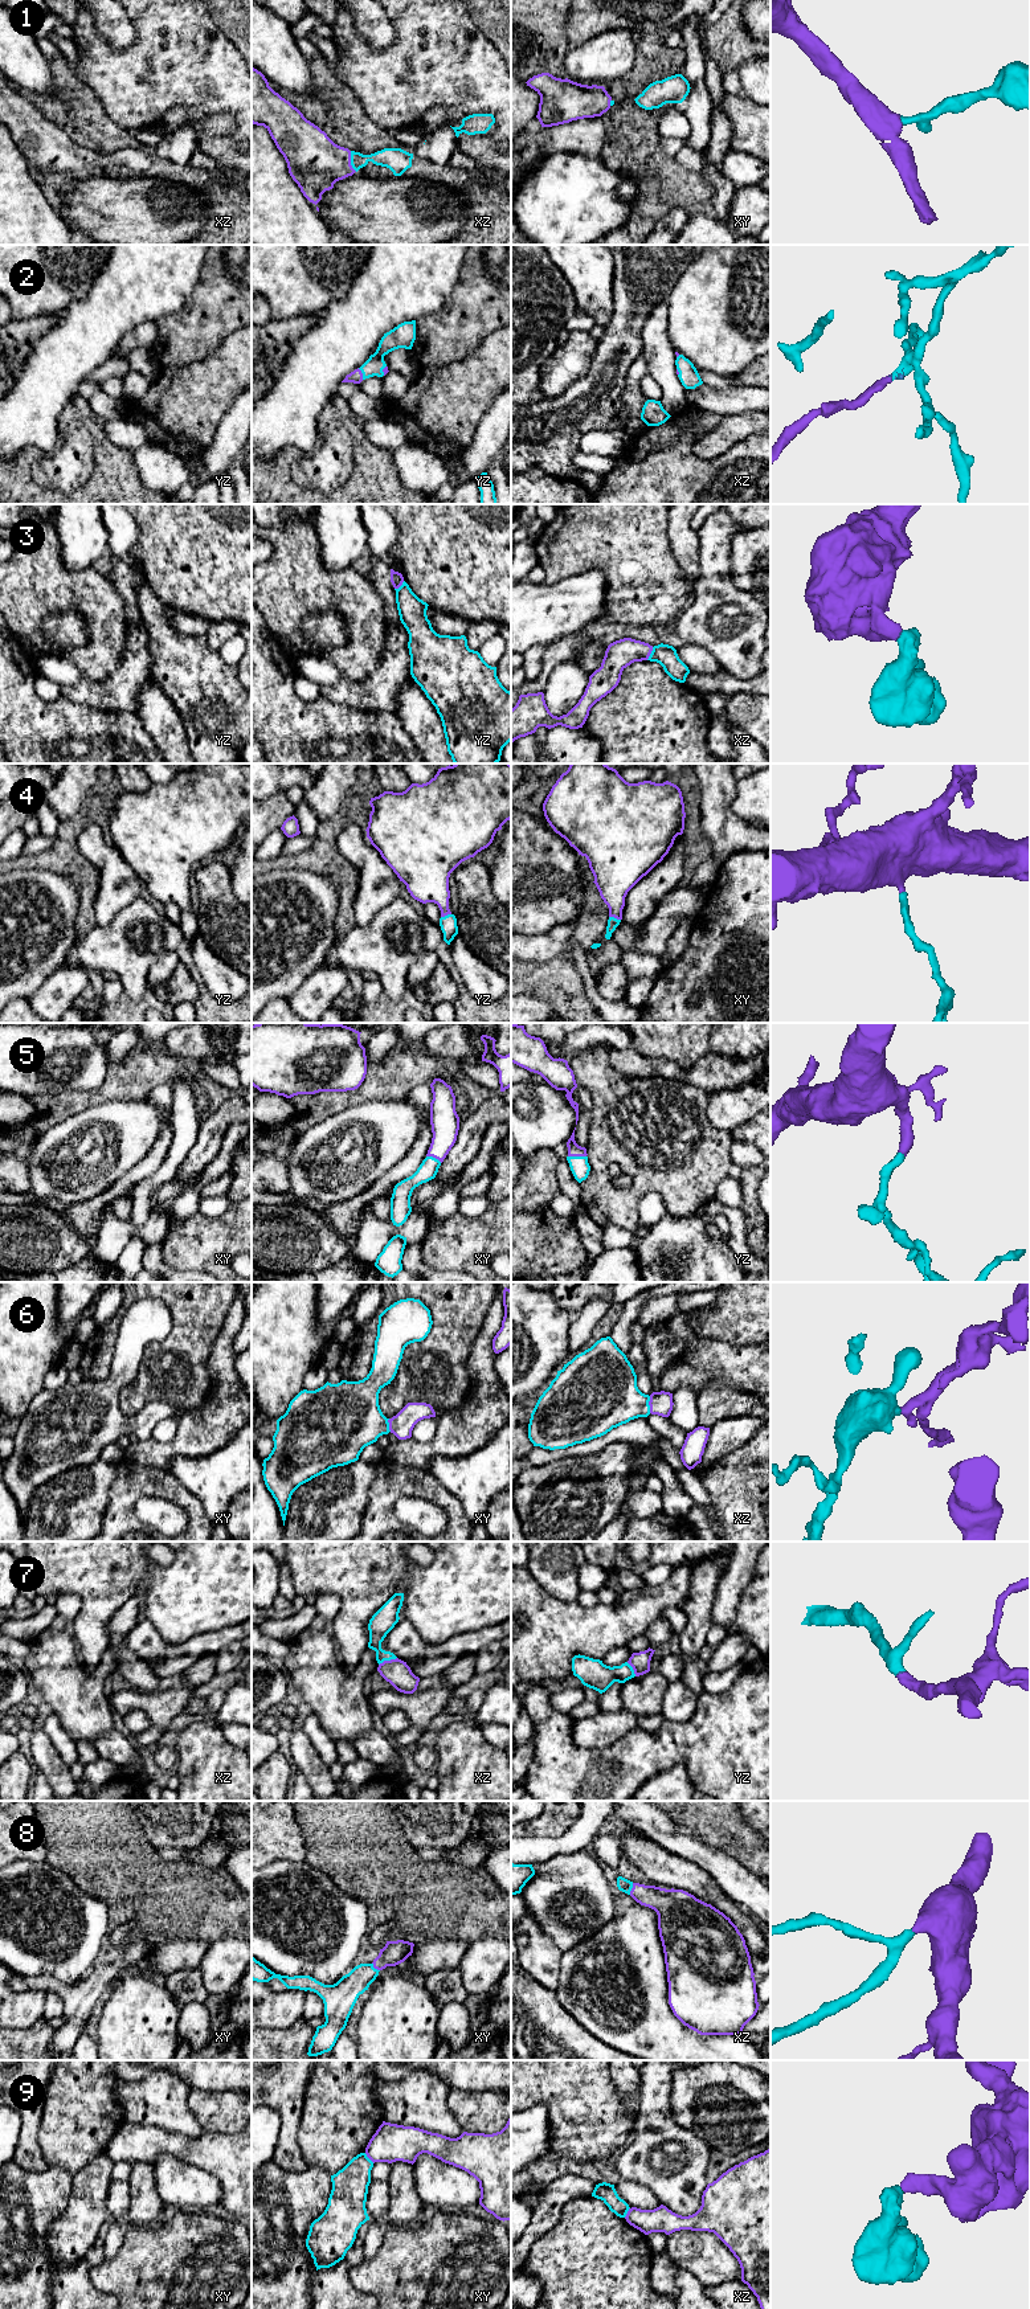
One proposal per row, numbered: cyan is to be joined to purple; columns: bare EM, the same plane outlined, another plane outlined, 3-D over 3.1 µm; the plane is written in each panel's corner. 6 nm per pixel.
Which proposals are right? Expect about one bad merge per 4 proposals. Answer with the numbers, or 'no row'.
1, 2, 4, 5, 6, 7, 8

